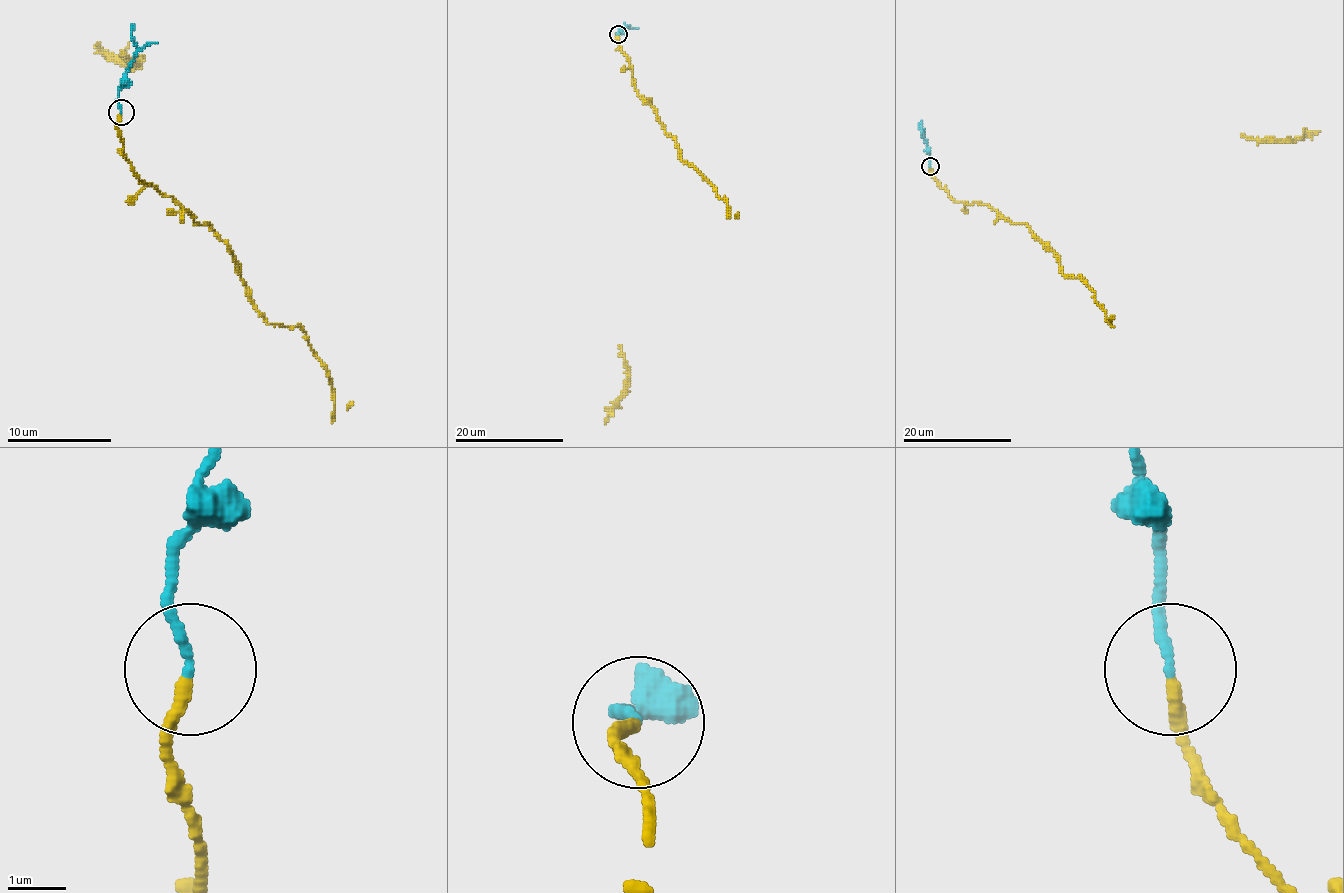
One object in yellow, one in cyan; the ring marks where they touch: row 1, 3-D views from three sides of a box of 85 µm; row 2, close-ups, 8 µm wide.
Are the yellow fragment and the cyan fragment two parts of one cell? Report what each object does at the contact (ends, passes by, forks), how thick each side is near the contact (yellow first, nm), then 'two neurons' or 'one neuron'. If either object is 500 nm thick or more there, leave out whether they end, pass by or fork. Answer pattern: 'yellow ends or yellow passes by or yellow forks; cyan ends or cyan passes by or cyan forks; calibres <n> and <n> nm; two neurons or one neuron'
yellow ends; cyan ends; calibres 240 and 150 nm; two neurons

